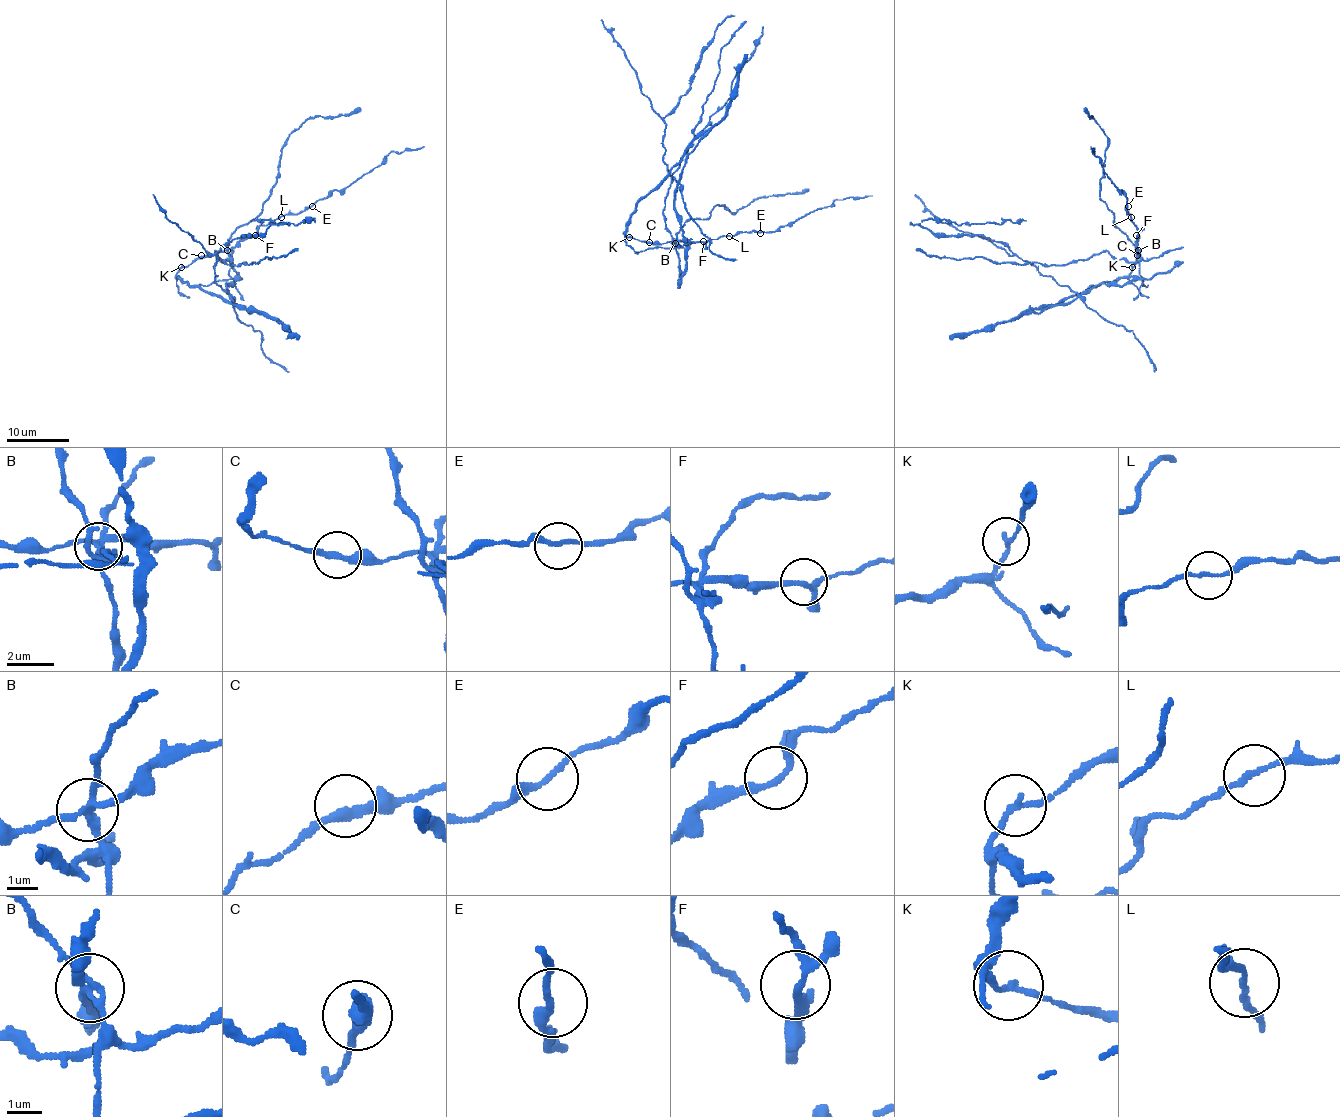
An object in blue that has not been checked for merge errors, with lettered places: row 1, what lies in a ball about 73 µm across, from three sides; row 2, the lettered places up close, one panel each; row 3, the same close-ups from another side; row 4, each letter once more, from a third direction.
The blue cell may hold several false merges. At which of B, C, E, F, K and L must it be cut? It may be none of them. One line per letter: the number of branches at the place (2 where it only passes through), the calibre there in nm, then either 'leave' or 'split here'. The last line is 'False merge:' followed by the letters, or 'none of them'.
B: 4 branches meet; 200 nm thick; split here
C: 2 branches meet; 280 nm thick; leave
E: 2 branches meet; 180 nm thick; leave
F: 3 branches meet; 170 nm thick; leave
K: 2 branches meet; 170 nm thick; split here
L: 2 branches meet; 140 nm thick; leave
False merge: B, K

